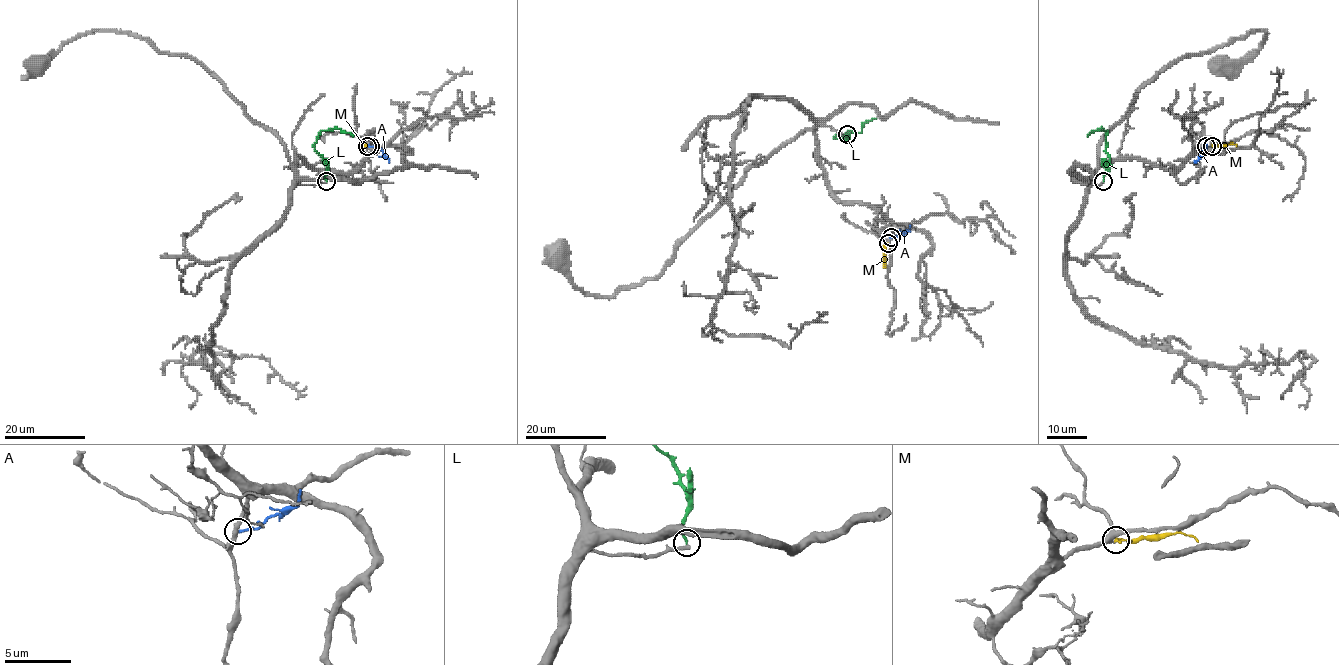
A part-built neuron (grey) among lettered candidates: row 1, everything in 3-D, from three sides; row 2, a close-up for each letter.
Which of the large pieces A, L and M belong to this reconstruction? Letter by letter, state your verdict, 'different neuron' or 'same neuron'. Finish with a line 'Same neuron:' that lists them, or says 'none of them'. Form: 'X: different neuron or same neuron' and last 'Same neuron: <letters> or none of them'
A: different neuron
L: different neuron
M: different neuron
Same neuron: none of them

